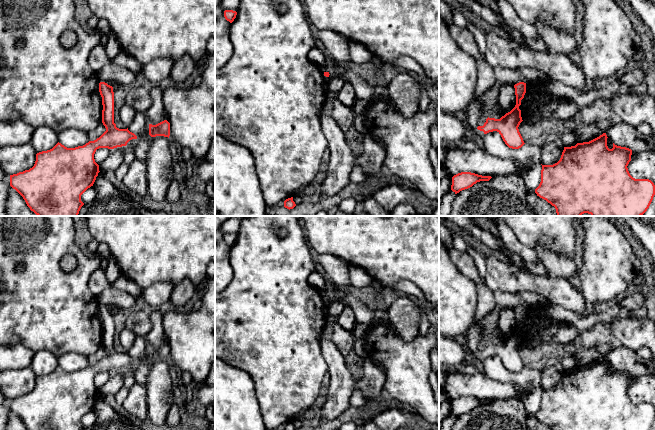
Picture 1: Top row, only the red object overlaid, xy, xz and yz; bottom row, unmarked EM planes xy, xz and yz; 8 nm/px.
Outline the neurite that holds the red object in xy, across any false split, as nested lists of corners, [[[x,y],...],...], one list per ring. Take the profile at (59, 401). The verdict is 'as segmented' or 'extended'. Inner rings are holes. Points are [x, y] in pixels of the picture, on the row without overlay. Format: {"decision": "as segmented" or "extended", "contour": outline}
{"decision": "as segmented", "contour": [[[100,306],[99,316],[103,329],[102,347],[106,352],[99,362],[75,372],[67,372],[58,366],[52,373],[37,377],[32,392],[10,399],[10,410],[23,421],[27,430],[83,430],[81,419],[93,410],[100,396],[99,389],[94,383],[96,374],[126,370],[130,364],[137,363],[137,360],[128,352],[119,353],[114,347],[113,311],[105,306]]]}

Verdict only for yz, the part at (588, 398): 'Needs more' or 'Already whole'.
Already whole

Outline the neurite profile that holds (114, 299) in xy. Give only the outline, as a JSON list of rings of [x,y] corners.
[[[107,288],[97,296],[99,306],[105,306],[112,311],[131,308],[136,299],[117,288]]]

